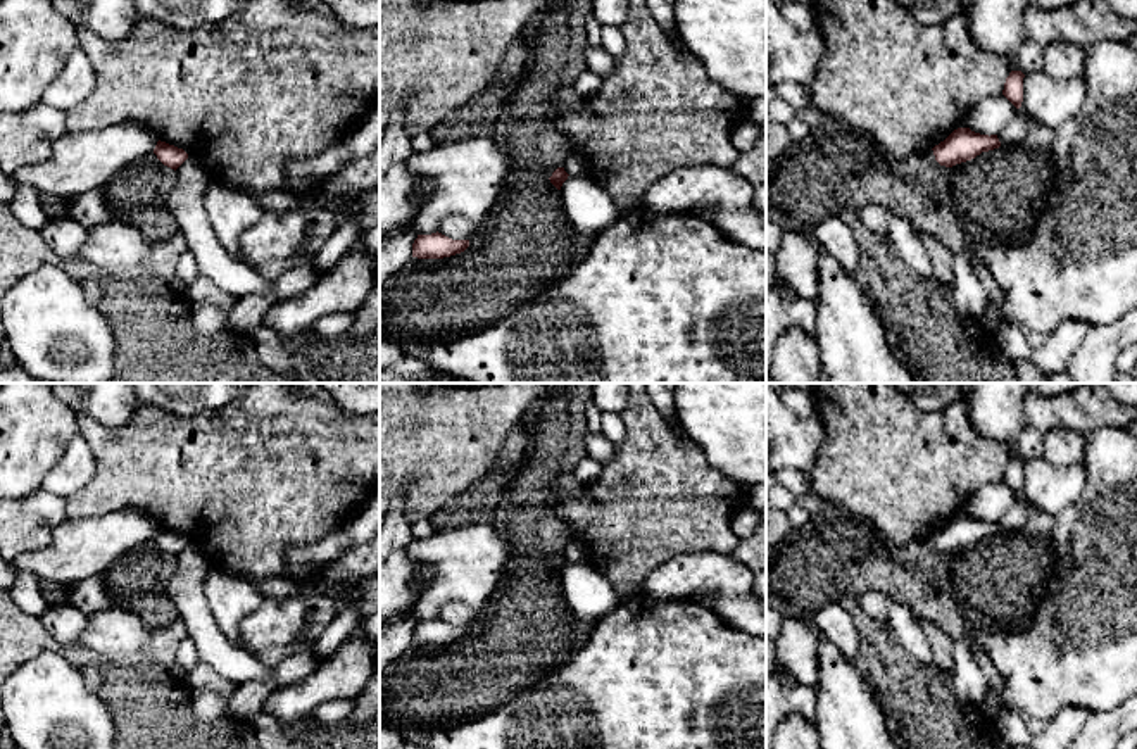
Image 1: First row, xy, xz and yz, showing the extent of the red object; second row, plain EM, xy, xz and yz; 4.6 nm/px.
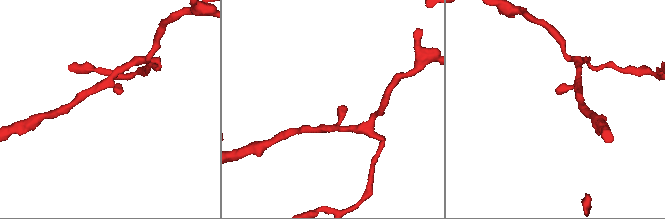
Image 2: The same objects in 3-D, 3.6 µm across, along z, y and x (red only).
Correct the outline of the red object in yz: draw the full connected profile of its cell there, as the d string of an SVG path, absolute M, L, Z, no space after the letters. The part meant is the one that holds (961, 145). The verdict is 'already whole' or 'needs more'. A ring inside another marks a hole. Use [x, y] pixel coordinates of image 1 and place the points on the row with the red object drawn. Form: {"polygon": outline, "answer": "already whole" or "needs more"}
{"polygon": "M970 128L954 129L944 142L935 145L933 155L940 166L952 167L956 164L966 162L980 155L999 148L1001 142L997 135L980 135Z", "answer": "already whole"}

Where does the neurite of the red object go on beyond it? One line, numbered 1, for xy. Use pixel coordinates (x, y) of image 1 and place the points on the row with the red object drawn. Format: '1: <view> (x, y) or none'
1: none

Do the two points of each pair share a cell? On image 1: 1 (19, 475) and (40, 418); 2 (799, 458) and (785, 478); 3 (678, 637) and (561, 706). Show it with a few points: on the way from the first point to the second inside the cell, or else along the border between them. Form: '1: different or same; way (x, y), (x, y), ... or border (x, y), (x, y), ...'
1: same; way (19, 461), (19, 439), (26, 432)
2: different; border (784, 466), (794, 466), (803, 473)
3: same; way (649, 667), (609, 706), (590, 706)

